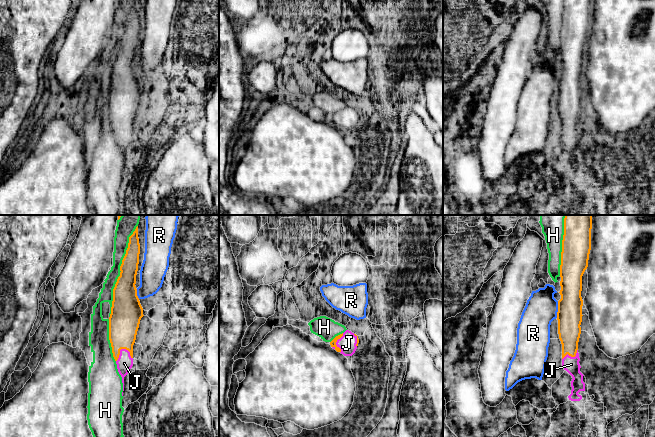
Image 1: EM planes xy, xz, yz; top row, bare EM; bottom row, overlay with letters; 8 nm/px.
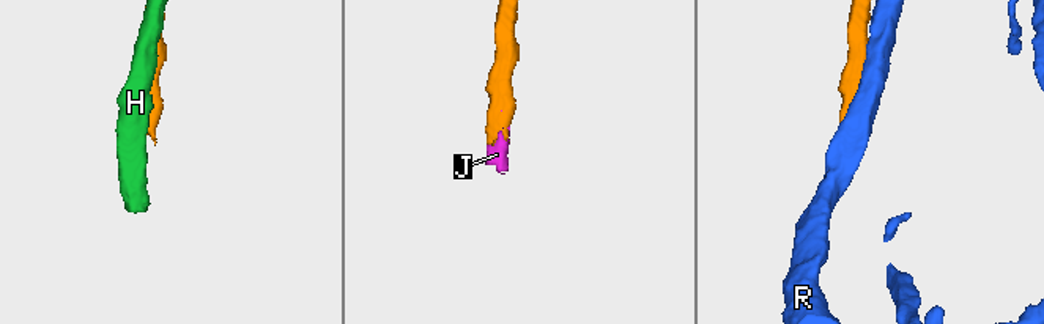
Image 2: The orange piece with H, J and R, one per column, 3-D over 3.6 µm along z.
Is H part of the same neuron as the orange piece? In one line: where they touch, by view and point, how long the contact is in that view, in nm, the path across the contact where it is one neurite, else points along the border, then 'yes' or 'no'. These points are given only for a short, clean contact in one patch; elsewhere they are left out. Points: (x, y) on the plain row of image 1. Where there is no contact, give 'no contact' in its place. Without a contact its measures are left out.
meets orange in xy at (120, 46); contact 800 nm long; no

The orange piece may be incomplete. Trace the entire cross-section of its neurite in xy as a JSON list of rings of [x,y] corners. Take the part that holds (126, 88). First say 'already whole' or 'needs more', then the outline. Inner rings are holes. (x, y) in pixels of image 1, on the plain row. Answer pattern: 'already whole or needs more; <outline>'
needs more; [[[138,2],[129,13],[128,24],[120,42],[120,52],[113,65],[113,77],[109,93],[109,116],[117,145],[122,153],[124,167],[124,153],[133,142],[133,121],[136,116],[140,96],[144,92],[143,84],[137,72],[136,51],[138,47],[140,20],[138,14]]]

